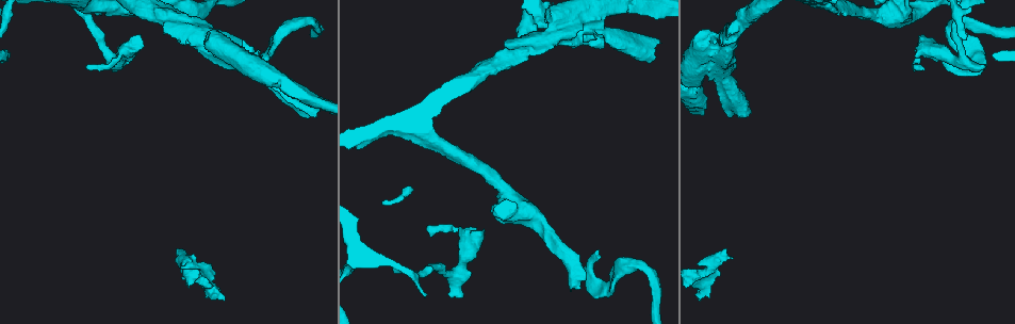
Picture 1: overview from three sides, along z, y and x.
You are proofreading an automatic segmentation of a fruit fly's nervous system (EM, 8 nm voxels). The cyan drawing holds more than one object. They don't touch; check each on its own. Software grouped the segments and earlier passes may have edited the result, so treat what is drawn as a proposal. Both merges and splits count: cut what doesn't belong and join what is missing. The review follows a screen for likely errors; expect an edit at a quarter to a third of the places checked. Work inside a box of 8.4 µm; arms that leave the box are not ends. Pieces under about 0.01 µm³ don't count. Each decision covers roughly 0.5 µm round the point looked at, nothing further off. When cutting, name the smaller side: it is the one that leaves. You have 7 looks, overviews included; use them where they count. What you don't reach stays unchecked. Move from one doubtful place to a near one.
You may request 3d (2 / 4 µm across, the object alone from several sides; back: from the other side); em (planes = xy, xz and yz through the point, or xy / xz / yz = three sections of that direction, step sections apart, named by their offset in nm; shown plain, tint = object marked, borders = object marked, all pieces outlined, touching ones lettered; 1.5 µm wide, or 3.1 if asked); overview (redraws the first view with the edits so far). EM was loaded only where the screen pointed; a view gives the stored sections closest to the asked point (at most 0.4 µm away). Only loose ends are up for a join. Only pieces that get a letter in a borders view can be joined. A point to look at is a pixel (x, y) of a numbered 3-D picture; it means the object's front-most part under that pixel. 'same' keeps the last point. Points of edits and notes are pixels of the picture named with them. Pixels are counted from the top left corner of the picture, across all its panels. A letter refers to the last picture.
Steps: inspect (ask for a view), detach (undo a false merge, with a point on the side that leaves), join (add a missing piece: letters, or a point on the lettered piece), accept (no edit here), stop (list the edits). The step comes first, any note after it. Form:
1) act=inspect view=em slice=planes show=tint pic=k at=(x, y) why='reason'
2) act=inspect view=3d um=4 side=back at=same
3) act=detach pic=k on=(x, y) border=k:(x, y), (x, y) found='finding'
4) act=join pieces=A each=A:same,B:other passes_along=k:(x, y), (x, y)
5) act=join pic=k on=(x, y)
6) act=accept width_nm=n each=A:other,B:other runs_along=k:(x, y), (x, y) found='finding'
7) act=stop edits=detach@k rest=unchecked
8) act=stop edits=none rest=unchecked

act=inspect view=3d um=2 pic=1 at=(971, 72)

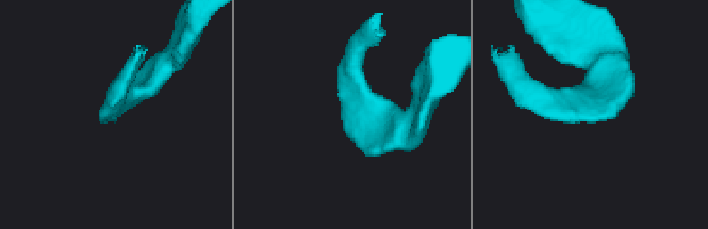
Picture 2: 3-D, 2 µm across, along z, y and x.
act=inspect view=em slice=xy step=8 show=borders pic=2 at=(594, 115) why='shape alone is not enough'

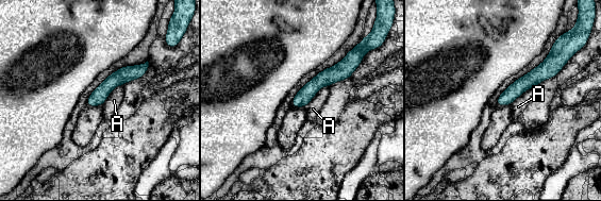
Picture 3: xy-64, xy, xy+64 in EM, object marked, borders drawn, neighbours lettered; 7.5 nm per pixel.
act=inspect view=em slice=planes show=borders at=same why='another direction'

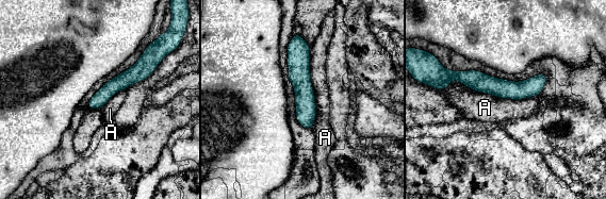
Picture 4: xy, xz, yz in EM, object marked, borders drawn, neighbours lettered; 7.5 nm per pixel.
act=accept width_nm=110 each=A:other runs_along=4:(543, 76), (528, 88), (448, 79) found='none of them fits'

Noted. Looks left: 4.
act=inspect view=3d um=2 pic=1 at=(457, 274) why='calibre changes'

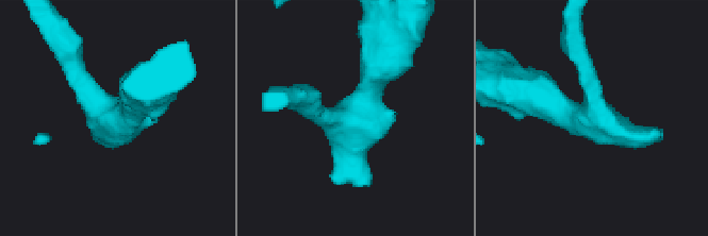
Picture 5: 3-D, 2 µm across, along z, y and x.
act=inspect view=em slice=planes show=tint pic=5 at=(113, 115) why='now the EM'

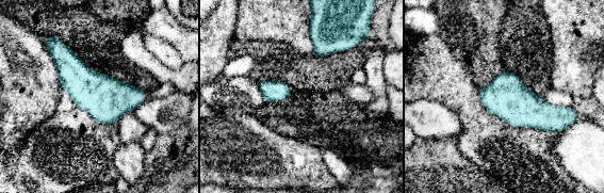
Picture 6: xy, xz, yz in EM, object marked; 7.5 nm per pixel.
act=inspect view=em slice=planes show=borders at=same why='see the neighbours'

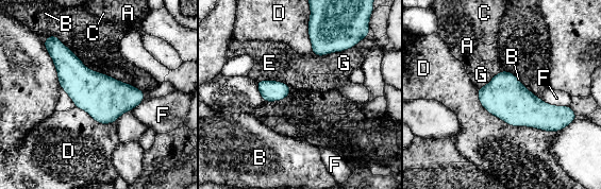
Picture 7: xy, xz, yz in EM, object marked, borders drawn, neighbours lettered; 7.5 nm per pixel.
act=accept each=A:other,B:other,C:other,D:other,E:other,F:other,G:other border=7:(351, 48), (323, 55), (312, 54) found='continuous, no second neuron'

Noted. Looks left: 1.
act=stop edits=none rest=unchecked

